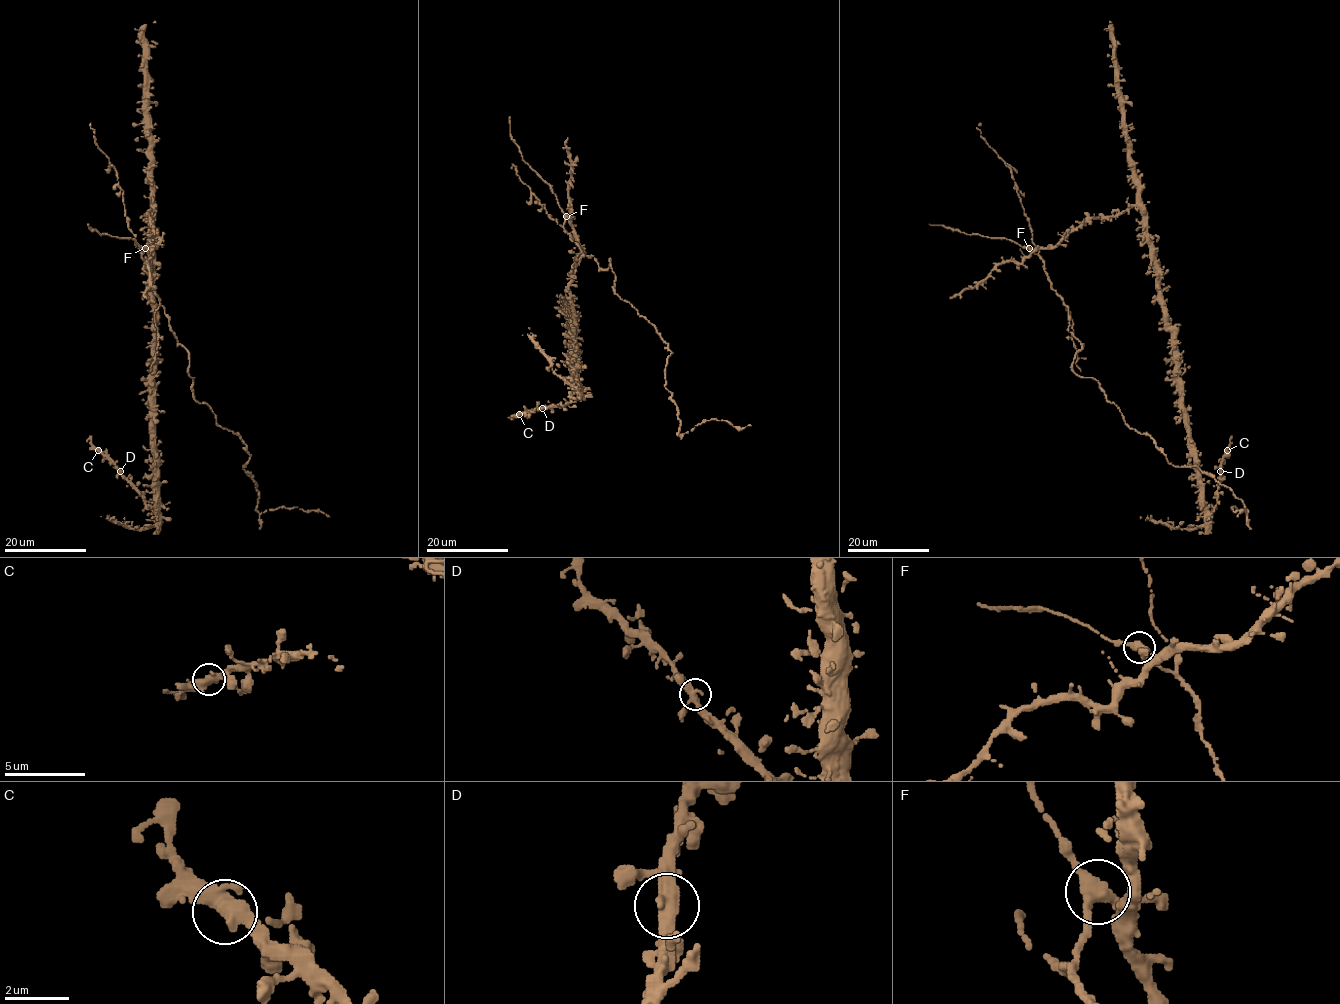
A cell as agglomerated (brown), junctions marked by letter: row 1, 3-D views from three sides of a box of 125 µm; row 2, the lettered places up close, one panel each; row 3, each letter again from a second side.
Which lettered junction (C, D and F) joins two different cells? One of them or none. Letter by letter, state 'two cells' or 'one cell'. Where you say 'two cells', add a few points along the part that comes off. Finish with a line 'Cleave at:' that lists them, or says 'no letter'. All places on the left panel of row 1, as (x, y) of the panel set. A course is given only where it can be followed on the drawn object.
C: one cell
D: one cell
F: two cells | (145, 248), (149, 288), (189, 353), (193, 398), (250, 456), (243, 469), (255, 481), (255, 509), (329, 516)
Cleave at: F

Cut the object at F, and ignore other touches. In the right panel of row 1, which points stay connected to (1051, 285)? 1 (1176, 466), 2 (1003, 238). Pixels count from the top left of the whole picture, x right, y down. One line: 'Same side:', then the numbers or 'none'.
Same side: 1, 2

